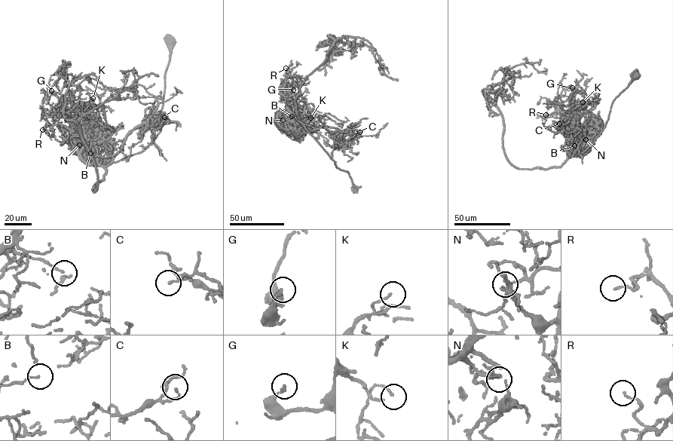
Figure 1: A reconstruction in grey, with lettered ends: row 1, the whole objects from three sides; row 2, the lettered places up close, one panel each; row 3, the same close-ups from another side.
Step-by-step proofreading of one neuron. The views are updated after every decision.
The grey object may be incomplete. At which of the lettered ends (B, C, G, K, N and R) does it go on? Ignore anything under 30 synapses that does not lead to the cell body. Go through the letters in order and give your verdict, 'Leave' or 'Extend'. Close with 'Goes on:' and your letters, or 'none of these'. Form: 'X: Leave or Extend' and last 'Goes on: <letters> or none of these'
B: Leave
C: Leave
G: Leave
K: Leave
N: Leave
R: Leave
Goes on: none of these

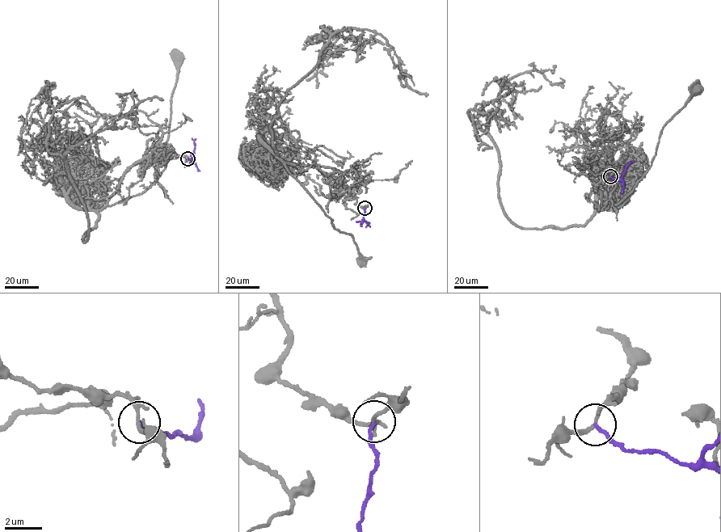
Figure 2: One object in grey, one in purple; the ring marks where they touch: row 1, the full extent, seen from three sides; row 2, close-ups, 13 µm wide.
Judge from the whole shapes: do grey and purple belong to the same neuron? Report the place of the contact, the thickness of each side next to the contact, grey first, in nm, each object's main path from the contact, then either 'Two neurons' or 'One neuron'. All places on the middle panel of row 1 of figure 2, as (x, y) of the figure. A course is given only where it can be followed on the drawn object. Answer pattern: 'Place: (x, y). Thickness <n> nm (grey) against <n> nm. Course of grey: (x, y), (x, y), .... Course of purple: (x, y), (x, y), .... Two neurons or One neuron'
Place: (364, 208). Thickness 150 nm (grey) against 190 nm. Course of grey: (364, 208), (356, 204), (353, 178), (331, 168), (285, 163), (332, 220), (335, 229), (352, 235), (363, 261). Course of purple: (364, 208), (363, 218), (368, 222), (365, 227). Two neurons

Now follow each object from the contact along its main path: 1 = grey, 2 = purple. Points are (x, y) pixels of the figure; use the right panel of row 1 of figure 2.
1: (610, 176), (613, 170), (598, 154), (601, 208), (617, 204), (633, 190), (651, 164), (663, 127), (697, 89)
2: (610, 176), (619, 180), (625, 167), (634, 162)

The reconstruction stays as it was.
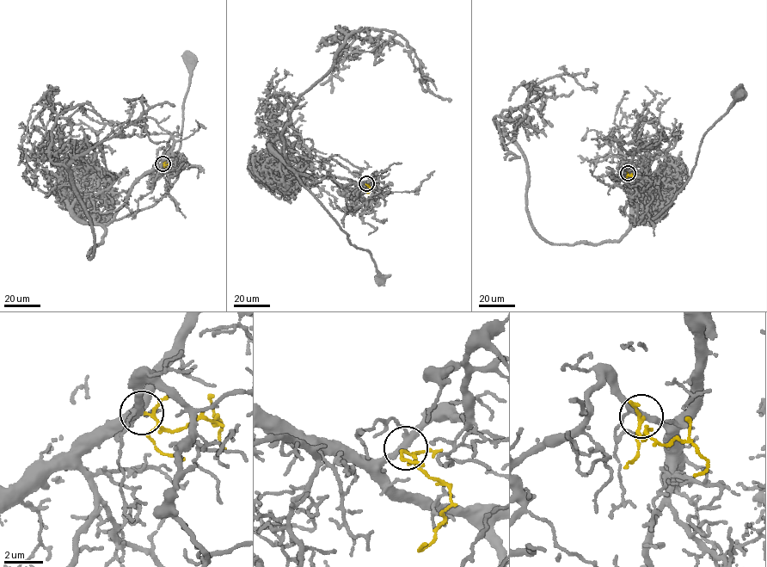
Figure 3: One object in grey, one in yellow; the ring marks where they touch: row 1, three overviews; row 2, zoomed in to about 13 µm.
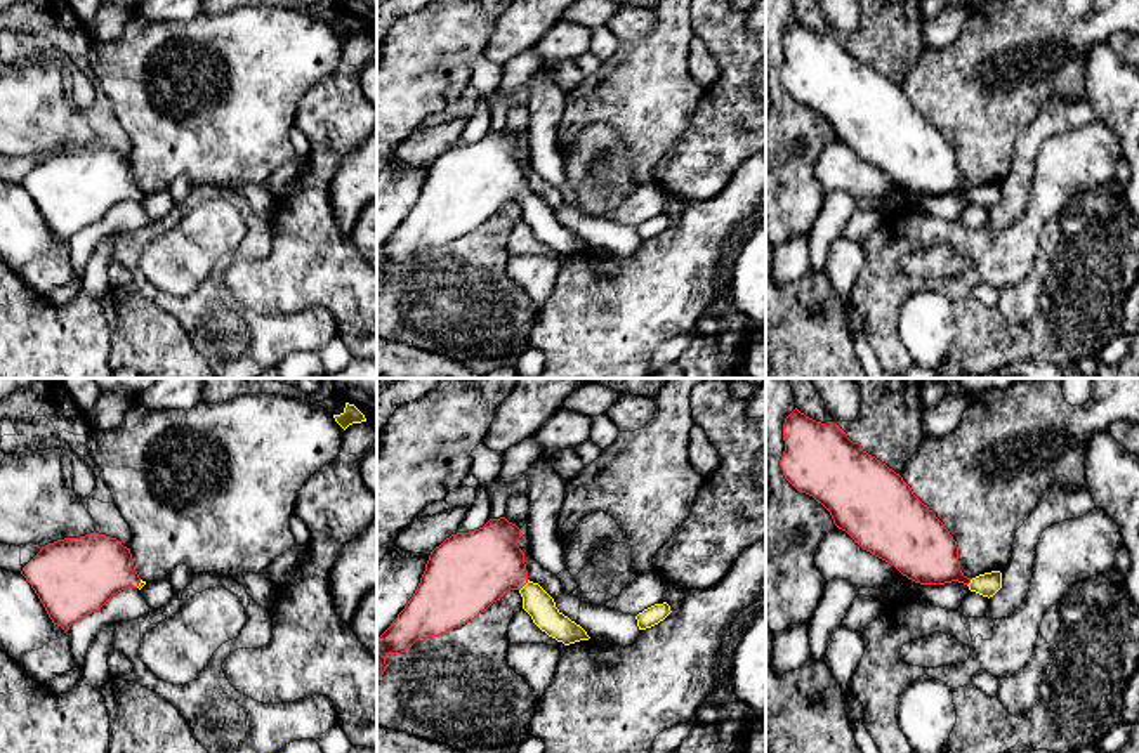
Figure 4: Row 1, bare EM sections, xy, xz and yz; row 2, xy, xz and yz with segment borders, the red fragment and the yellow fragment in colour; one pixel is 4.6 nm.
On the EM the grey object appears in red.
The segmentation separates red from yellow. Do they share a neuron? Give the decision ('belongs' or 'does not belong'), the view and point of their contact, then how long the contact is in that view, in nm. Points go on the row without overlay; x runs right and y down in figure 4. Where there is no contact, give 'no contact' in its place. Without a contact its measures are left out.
belongs; contact xz (525, 195); length 70 nm

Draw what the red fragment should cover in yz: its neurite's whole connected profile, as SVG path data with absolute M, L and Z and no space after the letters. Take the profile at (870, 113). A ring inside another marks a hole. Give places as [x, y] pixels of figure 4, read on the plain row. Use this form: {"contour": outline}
{"contour": "M795 19L785 29L783 52L785 90L821 115L863 161L920 196L958 193L988 210L1002 200L1000 182L967 189L957 153L936 125L837 35L816 33Z"}

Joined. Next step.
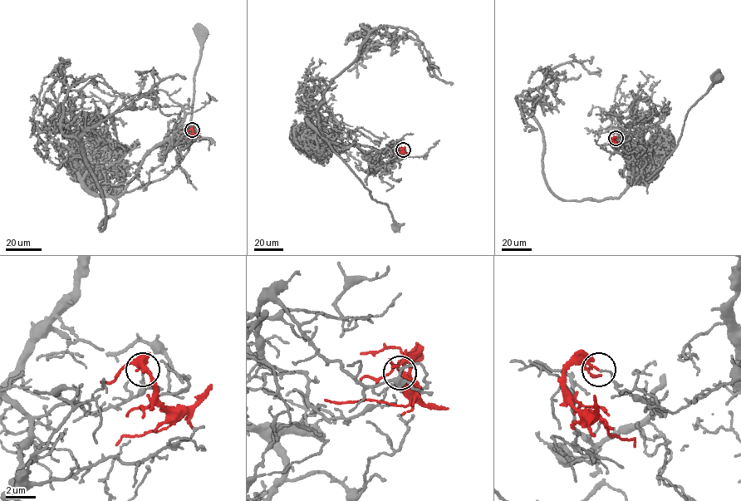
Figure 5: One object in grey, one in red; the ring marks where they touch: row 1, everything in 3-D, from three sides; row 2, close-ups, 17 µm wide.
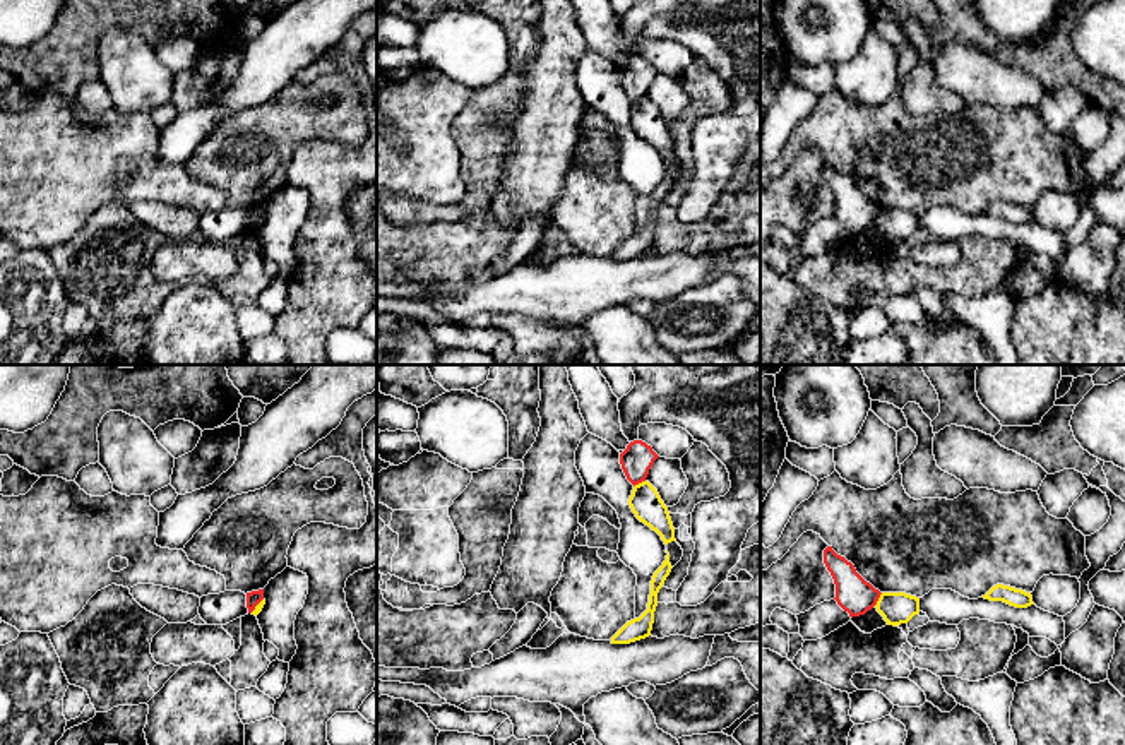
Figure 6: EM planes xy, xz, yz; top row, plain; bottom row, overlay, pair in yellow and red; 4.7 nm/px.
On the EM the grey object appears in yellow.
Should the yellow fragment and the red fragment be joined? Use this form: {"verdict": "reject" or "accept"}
{"verdict": "reject"}

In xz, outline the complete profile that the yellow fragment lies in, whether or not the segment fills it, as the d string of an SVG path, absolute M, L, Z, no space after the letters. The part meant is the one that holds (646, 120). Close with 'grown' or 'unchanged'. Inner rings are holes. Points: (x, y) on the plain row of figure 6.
M649 98L634 103L628 122L640 139L661 152L664 161L676 158L668 123Z; unchanged

